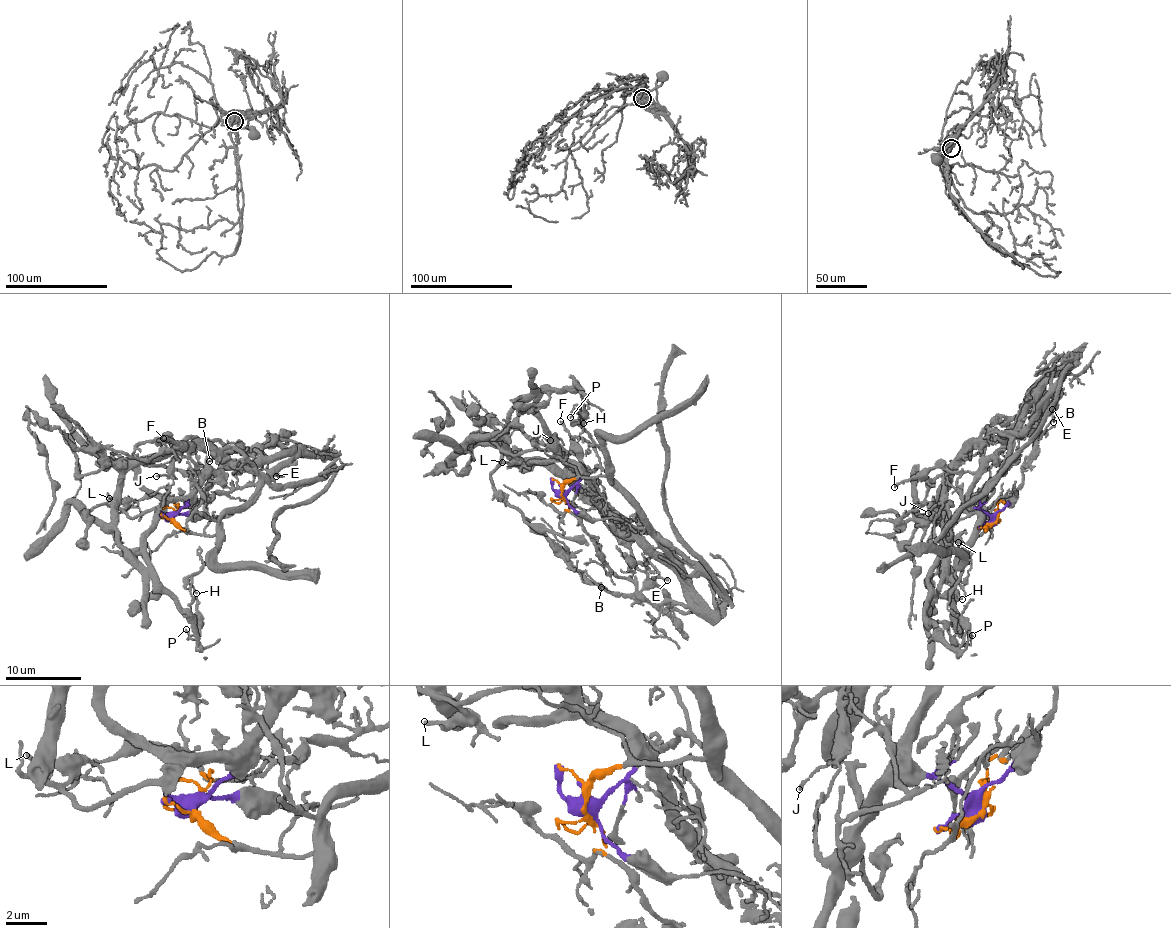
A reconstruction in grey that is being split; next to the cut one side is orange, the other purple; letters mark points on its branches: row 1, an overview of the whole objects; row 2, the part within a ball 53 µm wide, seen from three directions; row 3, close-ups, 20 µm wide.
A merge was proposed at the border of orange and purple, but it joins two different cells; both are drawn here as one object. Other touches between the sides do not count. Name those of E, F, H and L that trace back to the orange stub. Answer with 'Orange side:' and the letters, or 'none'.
Orange side: E, H

